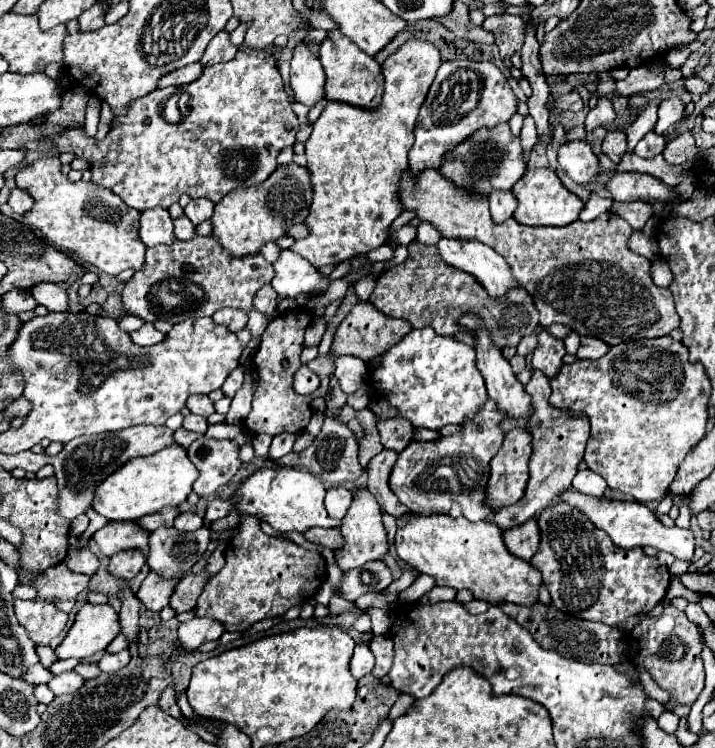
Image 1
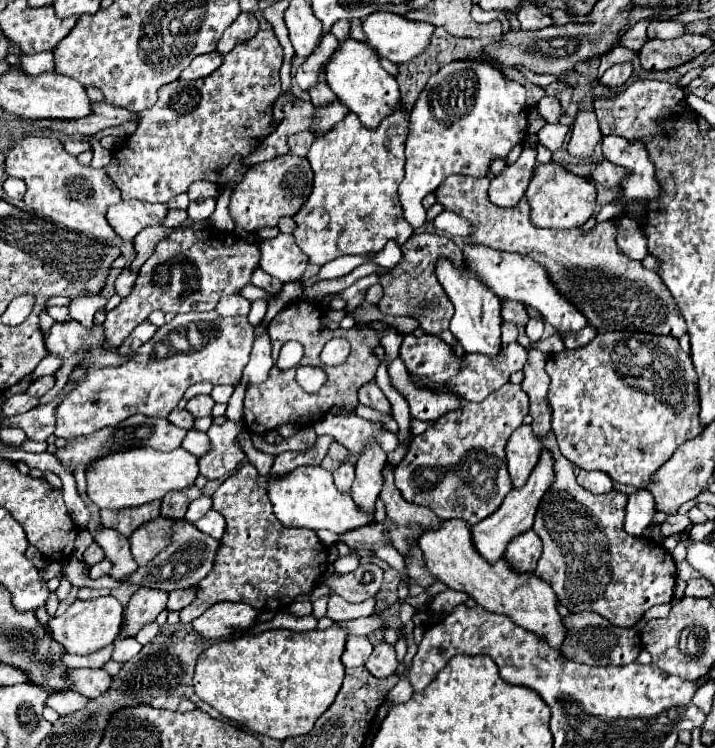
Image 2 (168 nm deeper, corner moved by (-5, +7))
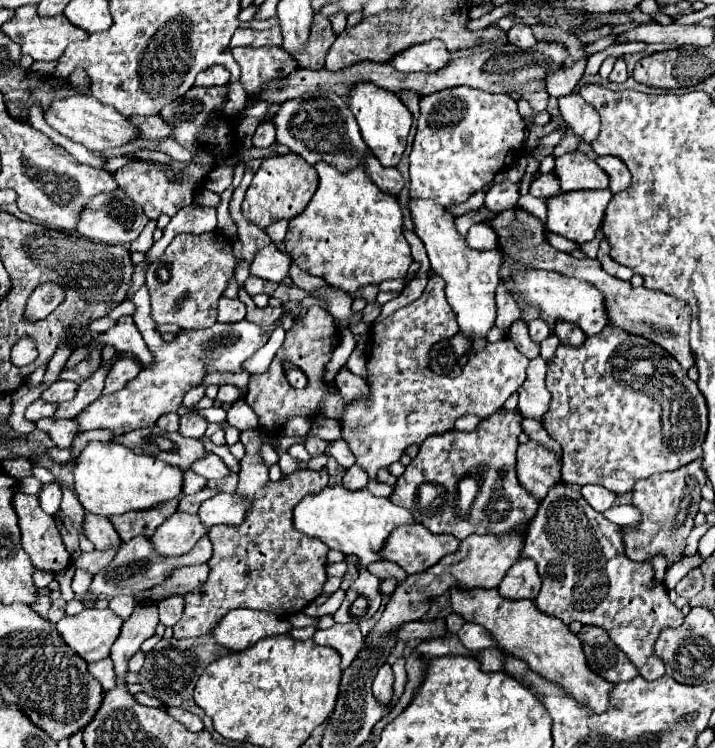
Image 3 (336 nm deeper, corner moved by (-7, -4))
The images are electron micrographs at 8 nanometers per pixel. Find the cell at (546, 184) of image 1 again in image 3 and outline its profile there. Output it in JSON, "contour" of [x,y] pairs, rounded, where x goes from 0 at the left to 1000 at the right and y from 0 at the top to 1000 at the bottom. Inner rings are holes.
{"contour":[[[799,255],[765,266],[765,306],[799,322],[818,325],[832,317],[843,295],[855,255]]]}

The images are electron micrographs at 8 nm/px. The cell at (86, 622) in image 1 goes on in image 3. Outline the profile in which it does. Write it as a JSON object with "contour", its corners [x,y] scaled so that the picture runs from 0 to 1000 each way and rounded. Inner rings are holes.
{"contour":[[[119,814],[110,822],[91,822],[80,833],[88,857],[122,886],[152,878],[172,828],[150,814]]]}

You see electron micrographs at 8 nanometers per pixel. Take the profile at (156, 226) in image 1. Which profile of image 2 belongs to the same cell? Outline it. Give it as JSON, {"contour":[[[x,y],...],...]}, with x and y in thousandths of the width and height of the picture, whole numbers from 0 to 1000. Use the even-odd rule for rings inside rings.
{"contour":[[[169,267],[150,278],[147,291],[164,316],[172,321],[186,321],[200,305],[220,302],[234,286],[231,273],[208,273],[200,267]]]}

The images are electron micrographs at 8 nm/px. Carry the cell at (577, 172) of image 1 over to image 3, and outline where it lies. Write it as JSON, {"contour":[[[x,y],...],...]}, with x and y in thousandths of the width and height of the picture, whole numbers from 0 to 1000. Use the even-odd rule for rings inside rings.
{"contour":[[[793,127],[782,132],[782,148],[790,159],[793,170],[801,172],[818,191],[829,191],[832,183],[838,183],[838,151],[813,132],[813,127]]]}

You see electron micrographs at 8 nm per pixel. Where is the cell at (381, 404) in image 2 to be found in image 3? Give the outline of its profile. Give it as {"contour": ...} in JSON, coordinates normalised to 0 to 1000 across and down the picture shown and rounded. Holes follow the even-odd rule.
{"contour":[[[477,493],[469,504],[471,520],[480,528],[483,536],[502,536],[502,533],[516,533],[519,520],[513,517],[513,507],[494,501],[488,493]]]}

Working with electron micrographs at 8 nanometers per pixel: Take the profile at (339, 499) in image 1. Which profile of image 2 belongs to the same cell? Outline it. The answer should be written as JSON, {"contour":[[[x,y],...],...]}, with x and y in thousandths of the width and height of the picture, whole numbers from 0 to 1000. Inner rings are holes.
{"contour":[[[491,615],[480,618],[469,631],[466,631],[466,639],[469,639],[469,650],[477,655],[477,658],[488,658],[491,655],[491,647],[497,642],[497,620]]]}

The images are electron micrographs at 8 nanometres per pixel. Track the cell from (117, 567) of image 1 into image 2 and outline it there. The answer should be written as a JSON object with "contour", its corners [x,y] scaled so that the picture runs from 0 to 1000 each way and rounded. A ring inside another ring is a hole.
{"contour":[[[222,690],[217,695],[203,698],[197,706],[192,706],[192,711],[186,711],[186,717],[183,717],[183,741],[186,741],[186,749],[194,757],[203,757],[228,733],[234,733],[239,727],[242,701],[245,701],[245,695]]]}

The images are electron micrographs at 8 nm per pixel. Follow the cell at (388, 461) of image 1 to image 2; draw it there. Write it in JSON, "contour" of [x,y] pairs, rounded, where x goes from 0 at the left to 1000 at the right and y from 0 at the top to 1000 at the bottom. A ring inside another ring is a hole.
{"contour":[[[538,623],[538,650],[536,650],[536,658],[533,658],[533,668],[538,671],[538,682],[541,682],[541,695],[536,701],[524,701],[524,703],[510,703],[510,706],[502,706],[502,709],[494,709],[494,711],[485,711],[485,714],[477,714],[477,722],[488,730],[488,733],[513,733],[513,735],[527,735],[530,730],[536,727],[550,727],[555,733],[555,738],[561,743],[572,743],[575,741],[575,730],[583,727],[586,717],[592,711],[600,711],[600,709],[611,709],[617,706],[617,695],[611,693],[611,687],[606,687],[606,682],[594,679],[594,676],[580,676],[580,674],[572,674],[569,668],[564,668],[564,663],[555,658],[552,647],[550,647],[550,623]]]}

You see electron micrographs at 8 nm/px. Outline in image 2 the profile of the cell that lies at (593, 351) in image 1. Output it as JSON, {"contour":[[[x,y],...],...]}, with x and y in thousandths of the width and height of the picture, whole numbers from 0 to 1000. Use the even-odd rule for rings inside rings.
{"contour":[[[821,433],[815,441],[810,444],[796,444],[796,449],[787,449],[787,457],[790,457],[790,465],[813,465],[818,460],[824,460],[824,455],[829,455],[829,449],[835,447],[835,441]]]}

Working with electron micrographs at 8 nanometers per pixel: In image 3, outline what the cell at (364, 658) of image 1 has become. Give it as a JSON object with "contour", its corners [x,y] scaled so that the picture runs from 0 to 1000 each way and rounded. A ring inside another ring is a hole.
{"contour":[[[499,833],[466,836],[457,844],[443,841],[438,849],[438,857],[443,862],[460,862],[460,865],[471,868],[477,876],[477,894],[485,894],[502,878],[502,870],[510,865],[508,849],[505,849]]]}

